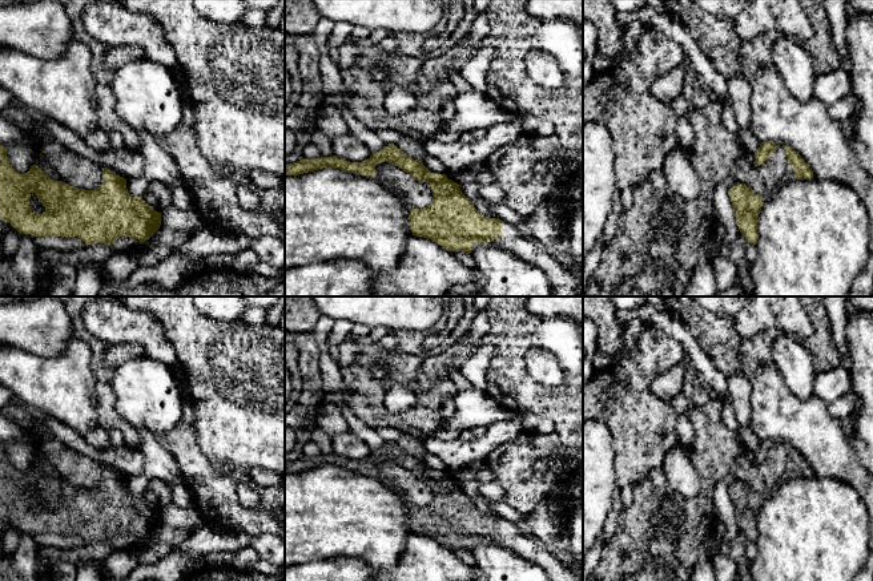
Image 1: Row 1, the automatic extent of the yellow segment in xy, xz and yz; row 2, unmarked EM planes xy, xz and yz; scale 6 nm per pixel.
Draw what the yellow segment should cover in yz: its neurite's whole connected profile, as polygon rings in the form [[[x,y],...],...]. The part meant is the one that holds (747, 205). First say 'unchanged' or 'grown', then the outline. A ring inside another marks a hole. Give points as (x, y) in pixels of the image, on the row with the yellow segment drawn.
unchanged; [[[740,182],[728,189],[728,195],[740,233],[745,237],[748,243],[756,245],[759,239],[757,218],[765,199],[756,194],[749,186]]]

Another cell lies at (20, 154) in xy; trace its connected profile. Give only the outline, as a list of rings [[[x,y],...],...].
[[[23,133],[23,138],[7,149],[7,157],[19,174],[27,174],[32,166],[35,152],[32,136]]]

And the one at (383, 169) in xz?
[[[387,161],[377,164],[375,170],[374,177],[397,191],[410,209],[421,210],[431,205],[434,195],[430,183],[418,182],[410,173]]]

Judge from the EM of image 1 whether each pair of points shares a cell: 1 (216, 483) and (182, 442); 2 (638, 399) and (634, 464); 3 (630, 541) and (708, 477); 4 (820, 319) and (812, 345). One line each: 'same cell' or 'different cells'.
1: same cell
2: same cell
3: same cell
4: same cell

